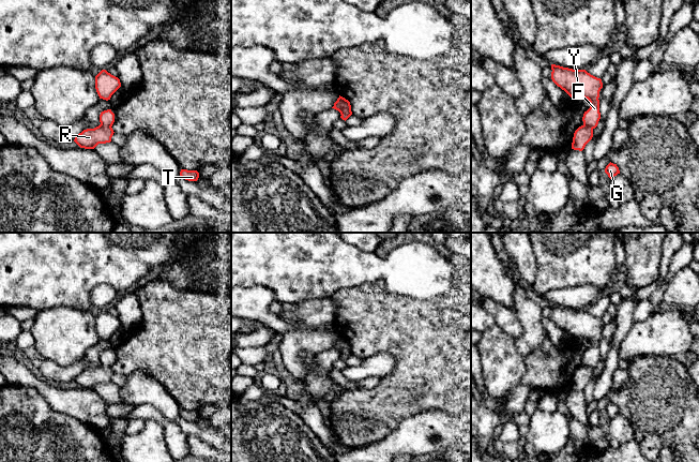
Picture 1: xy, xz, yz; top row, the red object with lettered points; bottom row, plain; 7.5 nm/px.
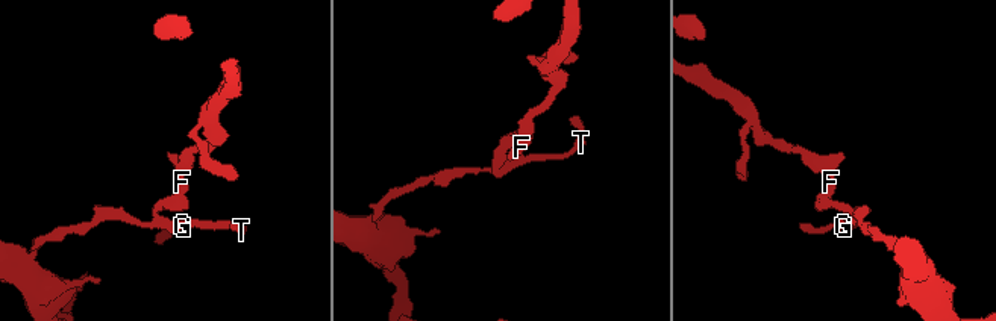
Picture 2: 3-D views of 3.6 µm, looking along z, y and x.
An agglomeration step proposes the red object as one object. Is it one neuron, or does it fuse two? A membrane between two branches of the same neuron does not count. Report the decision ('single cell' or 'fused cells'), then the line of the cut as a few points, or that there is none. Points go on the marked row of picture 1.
fused cells; cut xy (101, 123), (110, 127)

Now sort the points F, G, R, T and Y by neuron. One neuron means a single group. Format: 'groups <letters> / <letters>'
groups F Y / G R T

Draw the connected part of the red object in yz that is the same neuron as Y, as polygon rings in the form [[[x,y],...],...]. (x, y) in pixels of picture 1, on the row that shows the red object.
[[[551,64],[552,81],[564,90],[572,99],[576,96],[588,99],[590,108],[584,111],[583,124],[595,129],[601,119],[599,91],[603,88],[601,78],[597,78],[586,70],[573,70]]]

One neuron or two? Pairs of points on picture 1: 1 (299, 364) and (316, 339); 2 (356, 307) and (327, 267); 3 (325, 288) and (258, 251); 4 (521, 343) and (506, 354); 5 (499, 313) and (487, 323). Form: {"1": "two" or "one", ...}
{"1": "one", "2": "two", "3": "one", "4": "two", "5": "two"}

